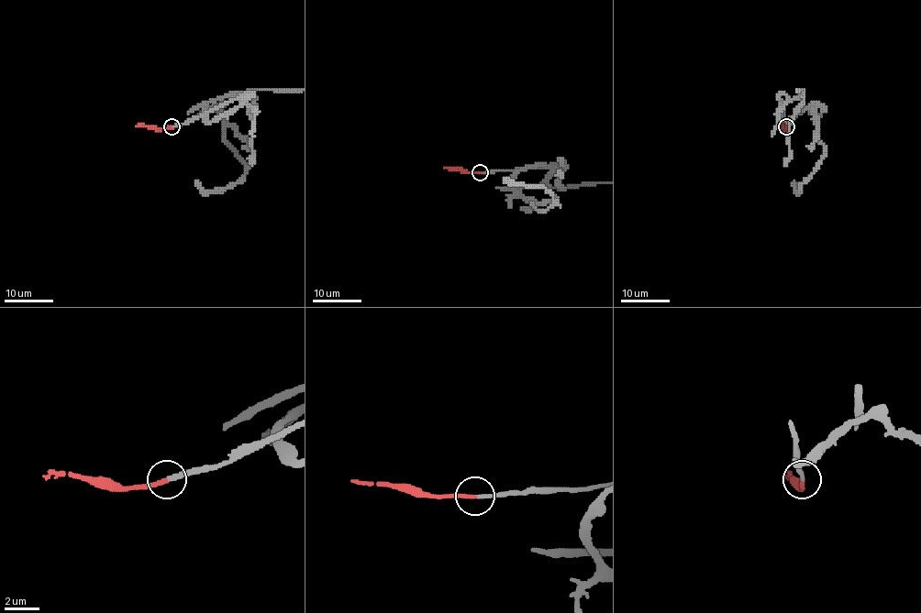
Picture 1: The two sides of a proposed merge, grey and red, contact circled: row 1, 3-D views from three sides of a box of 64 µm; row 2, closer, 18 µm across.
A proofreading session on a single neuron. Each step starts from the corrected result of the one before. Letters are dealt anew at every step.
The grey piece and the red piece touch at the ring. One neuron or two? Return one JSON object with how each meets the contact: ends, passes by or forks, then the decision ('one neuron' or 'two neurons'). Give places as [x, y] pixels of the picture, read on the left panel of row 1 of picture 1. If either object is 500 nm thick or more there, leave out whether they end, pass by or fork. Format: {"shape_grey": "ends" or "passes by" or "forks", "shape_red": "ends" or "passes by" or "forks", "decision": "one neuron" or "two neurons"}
{"shape_grey": "ends", "shape_red": "ends", "decision": "one neuron"}

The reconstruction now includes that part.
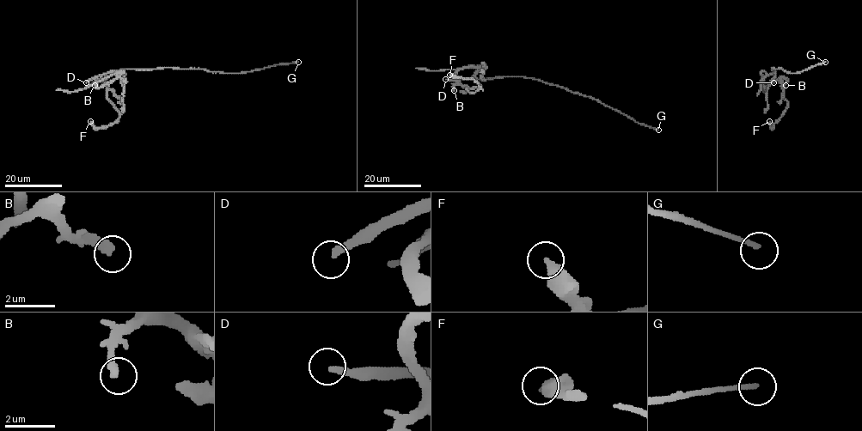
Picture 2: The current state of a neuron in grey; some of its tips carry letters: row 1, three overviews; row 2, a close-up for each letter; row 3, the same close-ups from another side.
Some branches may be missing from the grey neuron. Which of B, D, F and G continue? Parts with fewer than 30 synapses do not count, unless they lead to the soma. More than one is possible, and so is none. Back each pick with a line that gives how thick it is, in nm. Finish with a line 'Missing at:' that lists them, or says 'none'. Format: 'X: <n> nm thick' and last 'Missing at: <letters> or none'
G: 170 nm thick
Missing at: G

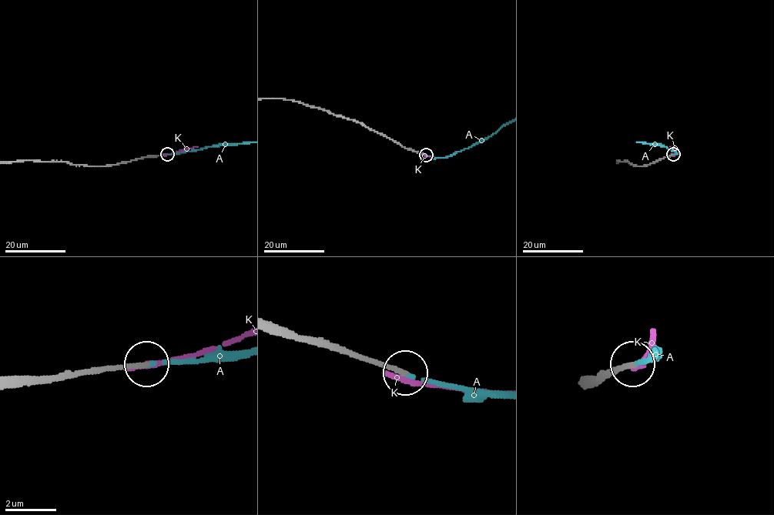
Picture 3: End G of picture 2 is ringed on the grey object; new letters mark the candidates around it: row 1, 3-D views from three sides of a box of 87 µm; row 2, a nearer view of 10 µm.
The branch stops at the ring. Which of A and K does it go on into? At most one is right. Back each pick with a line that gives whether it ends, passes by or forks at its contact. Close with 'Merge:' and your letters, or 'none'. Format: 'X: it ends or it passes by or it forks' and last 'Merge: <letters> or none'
A: it ends
Merge: A

